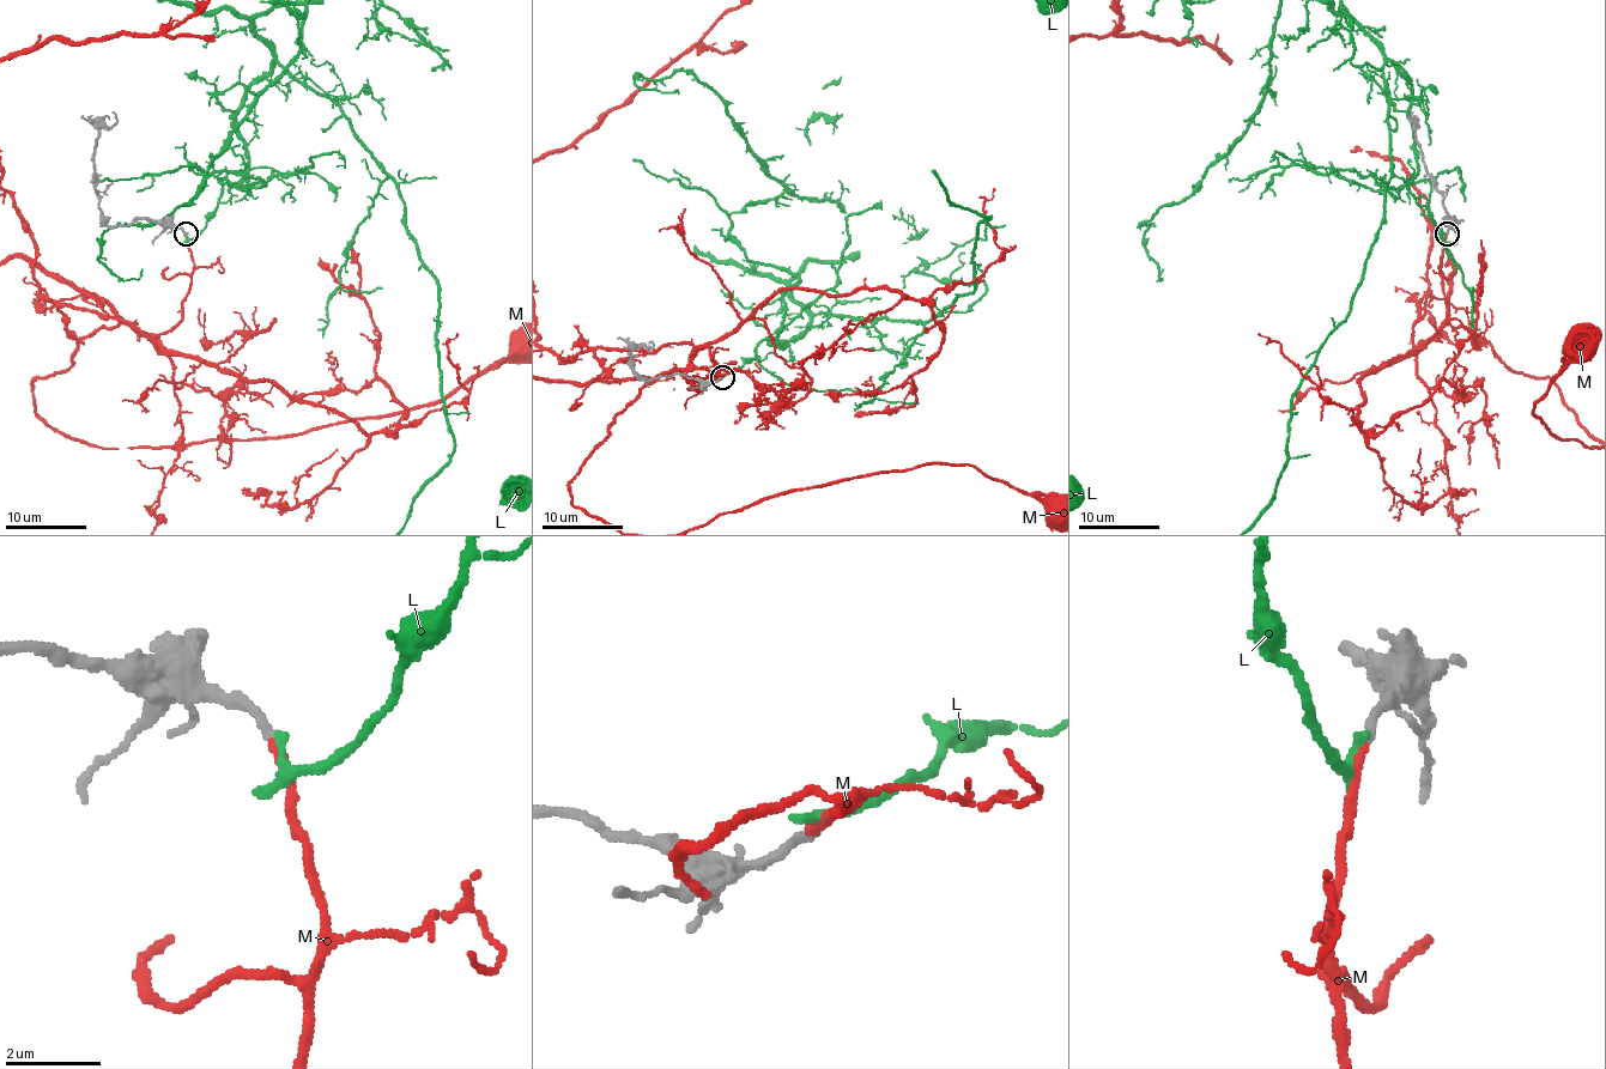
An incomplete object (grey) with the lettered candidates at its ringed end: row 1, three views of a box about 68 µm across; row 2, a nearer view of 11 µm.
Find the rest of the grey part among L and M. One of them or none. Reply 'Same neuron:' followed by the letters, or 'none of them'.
Same neuron: M

